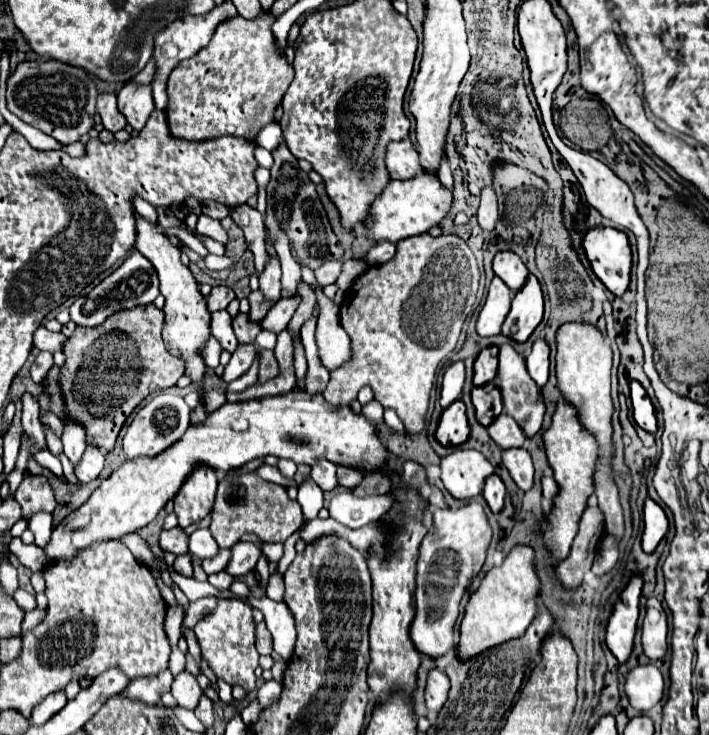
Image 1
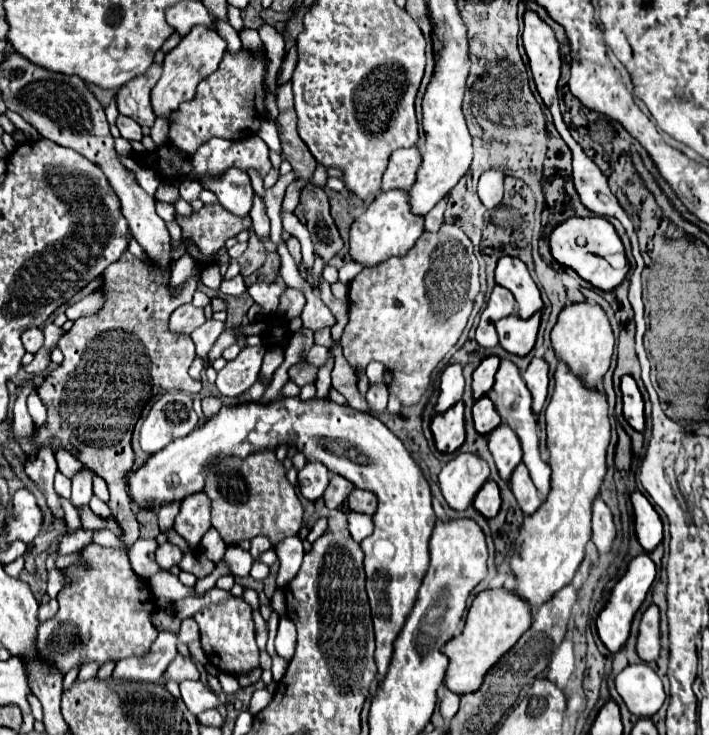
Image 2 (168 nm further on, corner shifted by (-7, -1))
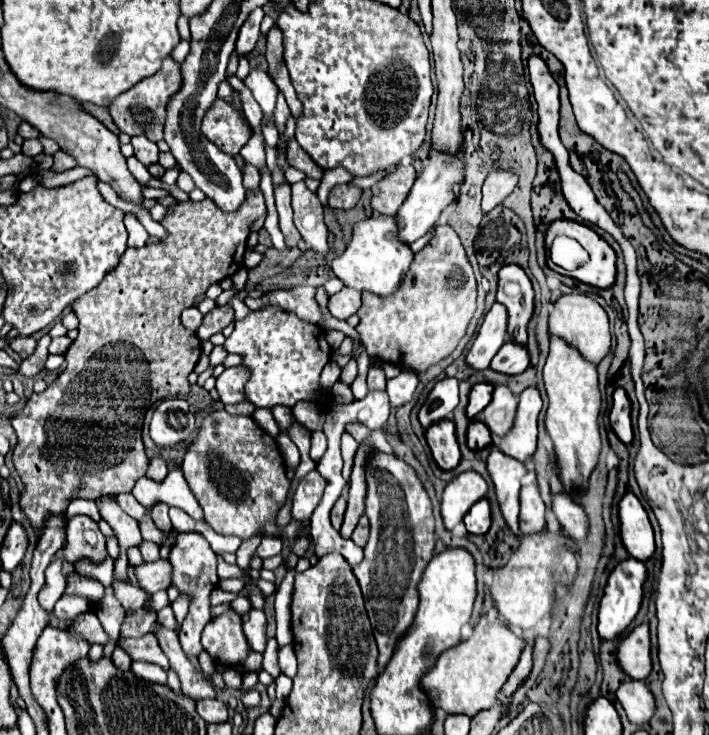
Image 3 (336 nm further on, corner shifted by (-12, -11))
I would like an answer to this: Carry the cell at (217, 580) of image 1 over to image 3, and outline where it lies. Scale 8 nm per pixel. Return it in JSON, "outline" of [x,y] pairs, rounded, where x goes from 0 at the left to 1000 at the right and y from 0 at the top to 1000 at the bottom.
{"outline":[[[344,774],[341,777],[344,782],[341,785],[327,785],[327,788],[316,788],[316,790],[310,790],[310,801],[316,801],[316,804],[324,804],[324,807],[339,807],[341,801],[344,801],[344,796],[347,796],[347,790],[350,790],[350,785],[353,785],[353,780],[350,780],[350,774]]]}

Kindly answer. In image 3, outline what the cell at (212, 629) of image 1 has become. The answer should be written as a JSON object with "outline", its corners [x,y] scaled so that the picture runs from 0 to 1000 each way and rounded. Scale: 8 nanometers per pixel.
{"outline":[[[319,831],[316,837],[299,842],[288,853],[285,878],[296,894],[319,907],[336,905],[350,891],[350,875],[344,875],[344,861],[339,859],[339,837]]]}

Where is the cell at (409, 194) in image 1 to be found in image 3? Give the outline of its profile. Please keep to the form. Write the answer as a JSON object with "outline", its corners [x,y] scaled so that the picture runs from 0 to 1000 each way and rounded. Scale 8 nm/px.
{"outline":[[[533,293],[522,295],[516,301],[508,301],[496,312],[496,325],[488,336],[488,341],[468,355],[471,374],[496,393],[505,396],[522,396],[528,401],[550,401],[559,396],[564,382],[570,380],[578,358],[581,358],[581,341],[570,331],[559,325],[559,301],[556,295]]]}

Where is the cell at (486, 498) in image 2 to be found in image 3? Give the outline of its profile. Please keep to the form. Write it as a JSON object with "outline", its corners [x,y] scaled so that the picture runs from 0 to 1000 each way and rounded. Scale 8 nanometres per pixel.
{"outline":[[[677,679],[663,690],[654,703],[654,714],[663,728],[683,728],[691,720],[691,687],[685,679]]]}

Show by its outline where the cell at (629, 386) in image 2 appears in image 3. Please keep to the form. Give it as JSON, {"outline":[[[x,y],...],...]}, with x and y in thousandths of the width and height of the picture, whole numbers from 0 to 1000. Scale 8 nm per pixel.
{"outline":[[[869,529],[863,537],[863,556],[860,556],[860,581],[869,589],[869,595],[880,603],[891,603],[891,573],[889,573],[889,546],[883,540],[880,529]]]}

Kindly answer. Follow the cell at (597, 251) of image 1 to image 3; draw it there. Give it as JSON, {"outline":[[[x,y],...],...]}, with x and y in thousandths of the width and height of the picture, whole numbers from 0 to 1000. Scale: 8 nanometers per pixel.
{"outline":[[[787,298],[770,309],[767,328],[773,336],[784,320],[810,322],[832,344],[832,352],[827,358],[815,361],[810,369],[798,369],[801,377],[838,388],[843,393],[855,393],[869,382],[869,344],[849,322],[841,320],[841,314],[812,301]]]}

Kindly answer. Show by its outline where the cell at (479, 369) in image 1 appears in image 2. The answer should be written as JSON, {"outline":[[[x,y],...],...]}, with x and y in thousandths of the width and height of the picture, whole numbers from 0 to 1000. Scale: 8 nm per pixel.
{"outline":[[[698,483],[684,486],[678,491],[678,497],[670,502],[670,507],[667,507],[667,540],[670,543],[690,535],[695,518],[698,518],[701,502],[704,502],[704,486],[698,486]]]}

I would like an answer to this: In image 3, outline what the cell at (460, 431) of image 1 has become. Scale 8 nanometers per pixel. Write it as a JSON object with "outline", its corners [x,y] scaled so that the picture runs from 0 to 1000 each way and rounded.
{"outline":[[[623,570],[601,584],[601,600],[609,614],[615,633],[626,641],[635,641],[649,627],[649,611],[643,600],[643,584],[635,570]]]}

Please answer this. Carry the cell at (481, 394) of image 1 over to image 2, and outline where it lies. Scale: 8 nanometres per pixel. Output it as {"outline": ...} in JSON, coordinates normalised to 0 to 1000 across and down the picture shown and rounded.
{"outline":[[[681,537],[678,543],[670,546],[667,551],[667,573],[670,573],[670,584],[678,589],[678,592],[687,592],[693,589],[704,576],[707,576],[707,567],[695,551],[695,546]]]}

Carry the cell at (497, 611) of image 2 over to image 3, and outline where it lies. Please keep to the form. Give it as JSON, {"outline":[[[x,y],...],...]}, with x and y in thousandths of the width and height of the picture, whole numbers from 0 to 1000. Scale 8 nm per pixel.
{"outline":[[[680,839],[669,853],[666,867],[626,886],[604,913],[604,918],[592,924],[592,932],[612,965],[626,965],[632,973],[669,976],[677,967],[700,959],[700,946],[728,907],[736,878],[739,869],[728,867],[719,853],[711,853],[711,848],[705,848],[705,842],[688,845],[685,839]]]}

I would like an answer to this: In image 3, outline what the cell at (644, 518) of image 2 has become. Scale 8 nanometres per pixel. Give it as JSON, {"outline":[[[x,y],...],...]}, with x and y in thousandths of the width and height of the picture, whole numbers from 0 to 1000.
{"outline":[[[886,668],[872,684],[872,706],[874,706],[874,733],[883,750],[900,761],[911,763],[922,752],[922,722],[914,709],[914,701],[897,673]]]}

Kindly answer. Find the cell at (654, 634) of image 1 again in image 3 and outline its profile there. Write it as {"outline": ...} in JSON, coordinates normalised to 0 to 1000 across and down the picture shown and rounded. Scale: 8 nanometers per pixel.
{"outline":[[[914,848],[900,850],[891,856],[889,864],[883,864],[869,886],[869,899],[874,910],[897,927],[908,927],[920,913],[917,899],[917,861]]]}

